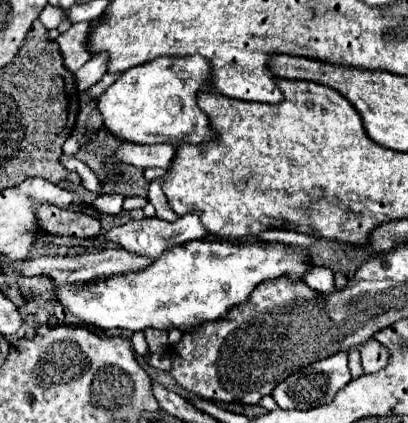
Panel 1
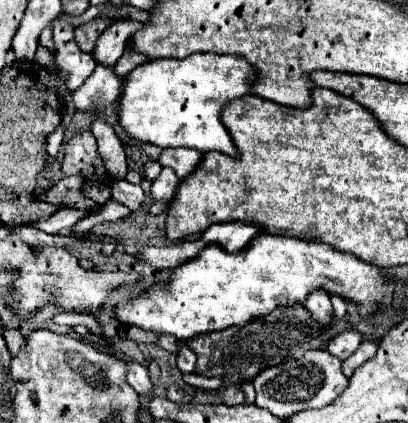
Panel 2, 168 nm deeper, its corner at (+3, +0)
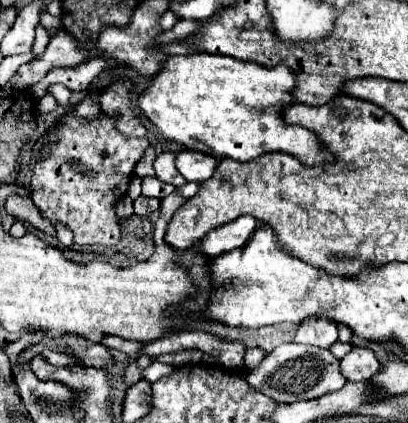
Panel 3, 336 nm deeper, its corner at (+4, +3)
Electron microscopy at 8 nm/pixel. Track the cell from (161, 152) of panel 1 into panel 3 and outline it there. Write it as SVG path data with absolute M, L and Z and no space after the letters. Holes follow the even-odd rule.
M189 149L187 151L181 151L177 153L177 169L181 171L181 175L187 179L187 181L197 181L201 183L203 179L211 177L211 173L215 171L215 165L217 165L217 159L211 157L211 155L205 155L205 153L191 153Z

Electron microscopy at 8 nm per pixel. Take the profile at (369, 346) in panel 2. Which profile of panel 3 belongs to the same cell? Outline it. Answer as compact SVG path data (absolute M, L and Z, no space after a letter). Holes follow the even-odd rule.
M353 347L341 359L341 373L347 381L367 381L379 371L379 361L369 347Z

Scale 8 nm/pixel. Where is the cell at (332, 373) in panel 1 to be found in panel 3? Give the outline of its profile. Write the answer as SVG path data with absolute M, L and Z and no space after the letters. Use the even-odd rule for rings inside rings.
M283 343L277 349L273 349L257 367L245 369L245 381L253 389L271 397L275 403L317 399L343 389L343 385L347 383L347 379L339 371L339 359L335 359L329 349L319 349L301 343Z

